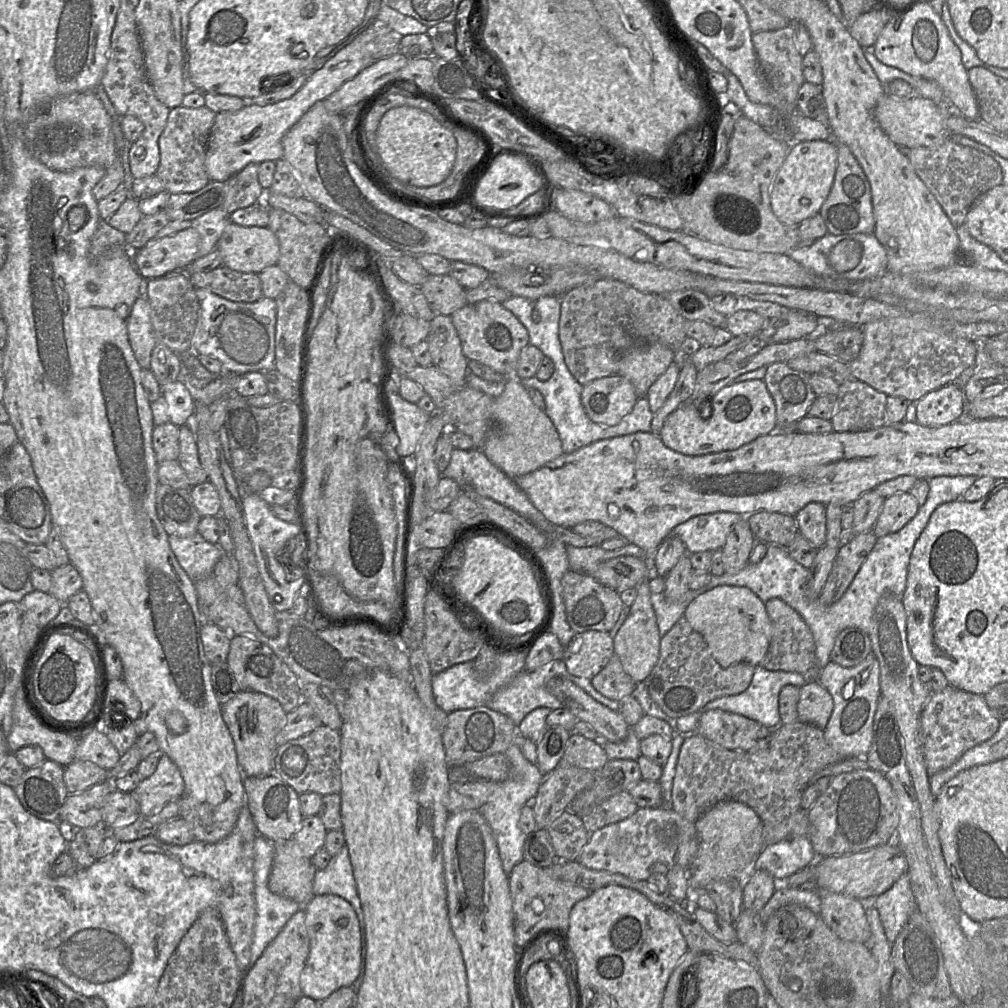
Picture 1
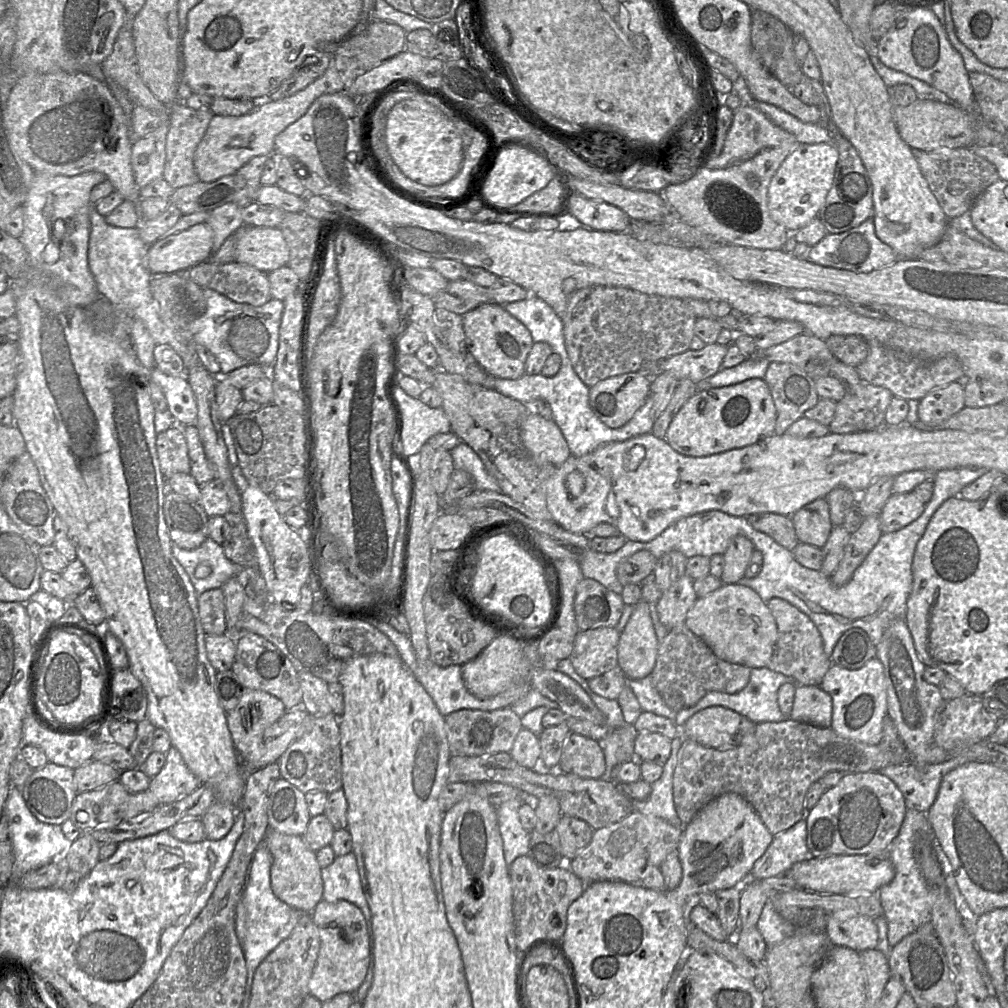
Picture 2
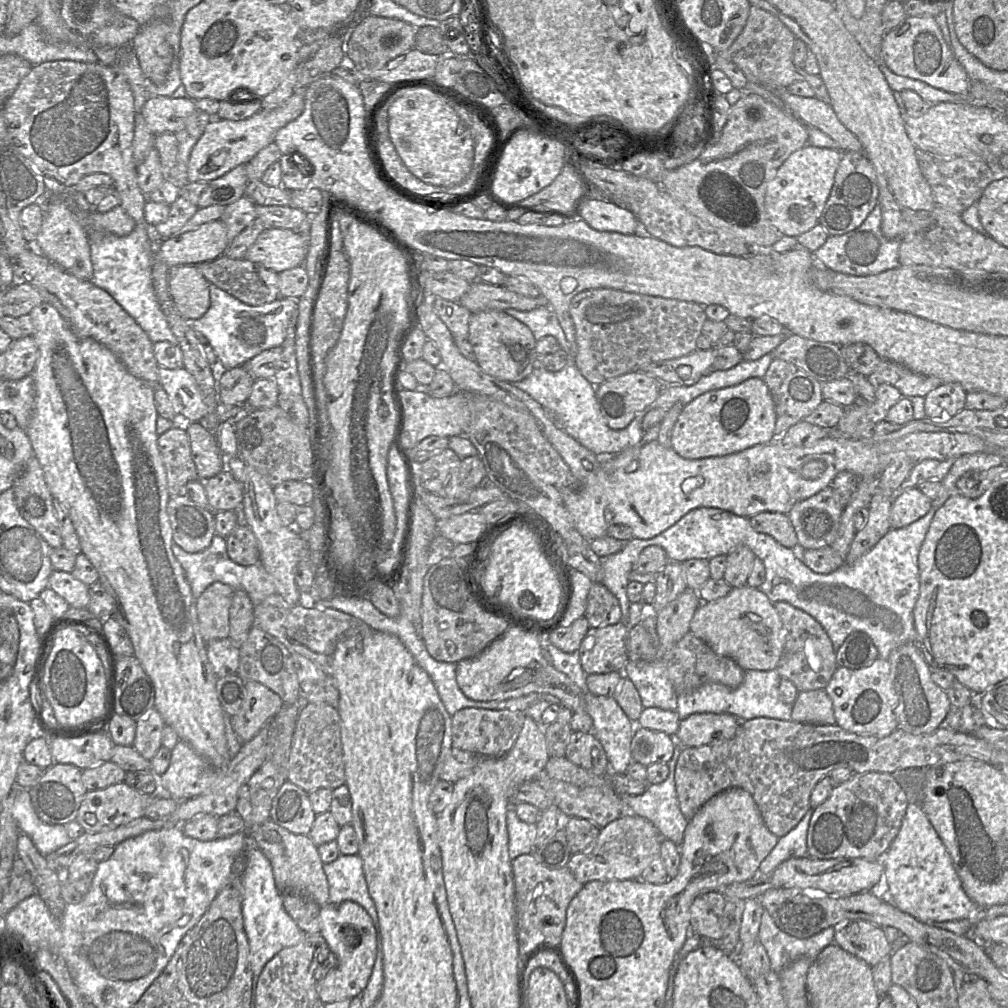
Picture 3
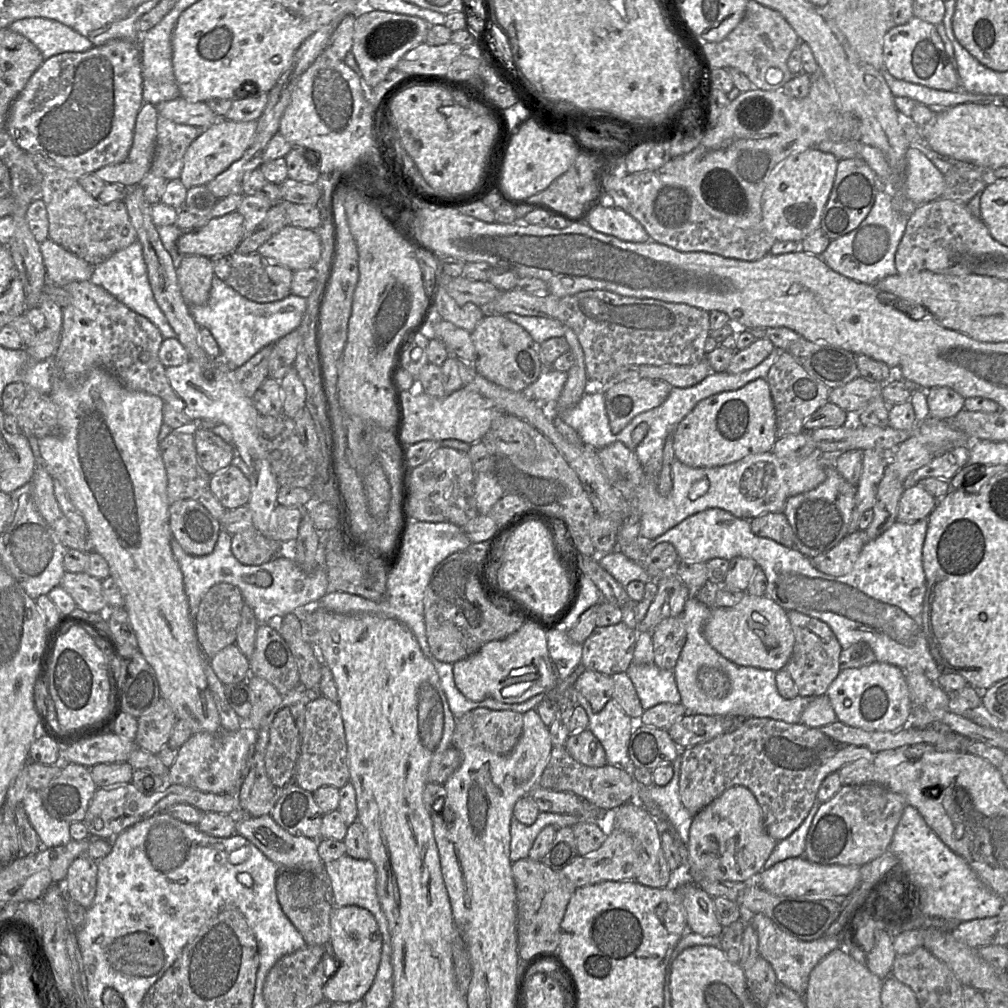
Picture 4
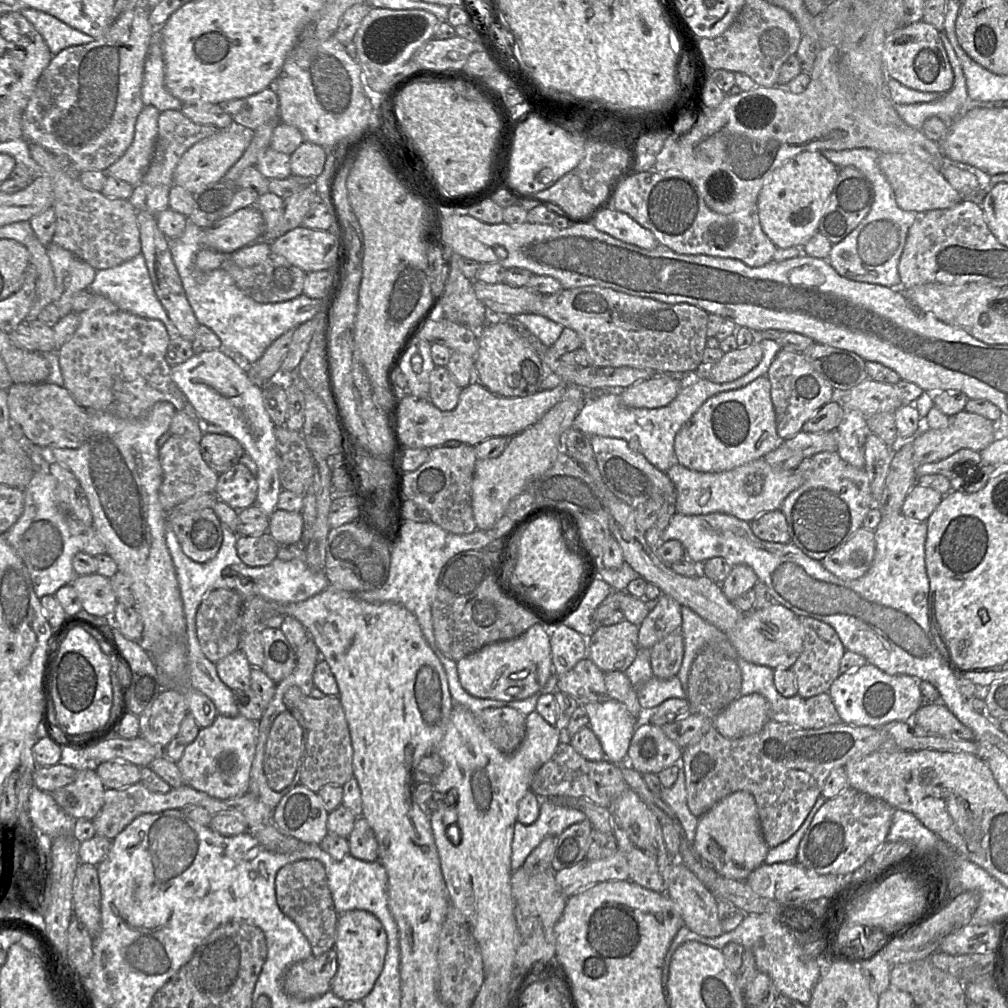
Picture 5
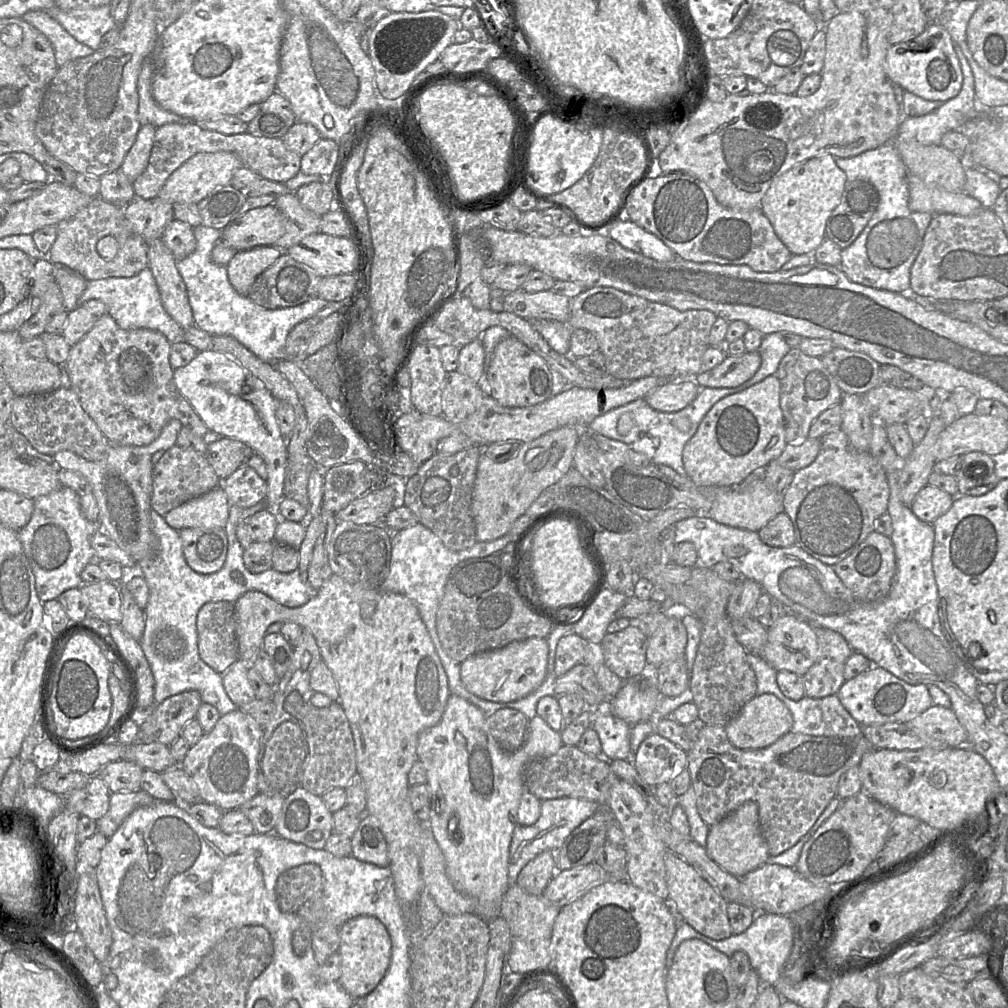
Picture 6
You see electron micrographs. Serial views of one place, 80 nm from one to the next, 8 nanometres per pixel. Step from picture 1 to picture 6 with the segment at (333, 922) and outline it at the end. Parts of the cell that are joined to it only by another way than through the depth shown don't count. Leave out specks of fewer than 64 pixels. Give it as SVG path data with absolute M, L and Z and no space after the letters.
M356 916L339 928L341 975L338 983L353 998L364 998L384 977L391 960L391 939L386 927L373 916Z

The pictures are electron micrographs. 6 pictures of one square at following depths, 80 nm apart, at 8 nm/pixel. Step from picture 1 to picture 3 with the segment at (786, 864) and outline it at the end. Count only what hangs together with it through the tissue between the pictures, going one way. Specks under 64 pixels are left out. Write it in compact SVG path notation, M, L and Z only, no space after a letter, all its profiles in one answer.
M810 807L802 820L778 842L768 856L761 862L758 873L770 875L782 862L790 858L807 856L807 833L809 823L816 807Z

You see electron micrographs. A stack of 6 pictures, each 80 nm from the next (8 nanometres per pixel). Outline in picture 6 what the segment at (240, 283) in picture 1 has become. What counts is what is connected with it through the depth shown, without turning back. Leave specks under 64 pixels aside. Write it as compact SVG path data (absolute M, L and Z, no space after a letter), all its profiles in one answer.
M285 251L256 278L247 297L265 309L297 306L317 297L317 288L321 278L323 277L317 275L309 266L297 262Z

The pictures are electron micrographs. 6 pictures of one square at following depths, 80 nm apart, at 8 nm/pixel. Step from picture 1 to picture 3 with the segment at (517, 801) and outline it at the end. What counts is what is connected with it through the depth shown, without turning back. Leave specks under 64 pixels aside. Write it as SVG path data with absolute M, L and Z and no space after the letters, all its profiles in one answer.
M509 807L506 813L506 826L509 858L513 861L520 855L531 854L537 833L536 824L521 821L514 807Z

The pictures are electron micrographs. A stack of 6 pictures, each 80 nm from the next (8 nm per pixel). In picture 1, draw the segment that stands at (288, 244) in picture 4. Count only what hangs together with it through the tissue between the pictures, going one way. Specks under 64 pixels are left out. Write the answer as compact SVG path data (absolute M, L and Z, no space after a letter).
M229 223L215 249L219 249L223 265L232 270L244 273L259 273L269 266L277 265L280 254L276 235L268 227L247 227Z

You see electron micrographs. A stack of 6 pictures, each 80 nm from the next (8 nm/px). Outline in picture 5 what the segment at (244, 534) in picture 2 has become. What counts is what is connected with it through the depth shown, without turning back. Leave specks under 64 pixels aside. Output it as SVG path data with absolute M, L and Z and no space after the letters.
M269 532L257 537L238 536L236 541L239 558L250 567L269 565L277 558L279 547Z

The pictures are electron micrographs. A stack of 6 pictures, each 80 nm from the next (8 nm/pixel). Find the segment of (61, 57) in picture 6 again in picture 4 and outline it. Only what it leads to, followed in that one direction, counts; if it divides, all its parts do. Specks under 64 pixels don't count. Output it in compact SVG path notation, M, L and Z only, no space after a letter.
M27 17L13 22L9 29L29 39L45 60L61 53L84 52L93 47L88 38L52 19Z

